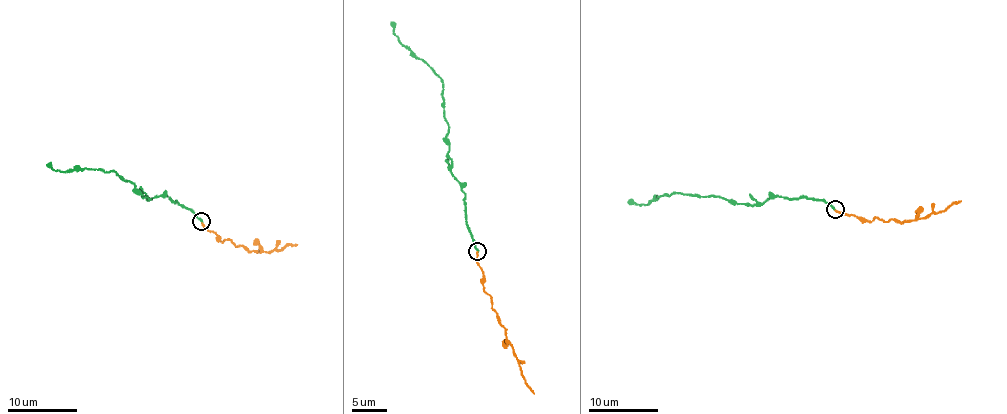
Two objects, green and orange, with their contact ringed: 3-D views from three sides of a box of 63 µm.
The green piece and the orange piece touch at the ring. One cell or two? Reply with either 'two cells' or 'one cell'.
two cells

